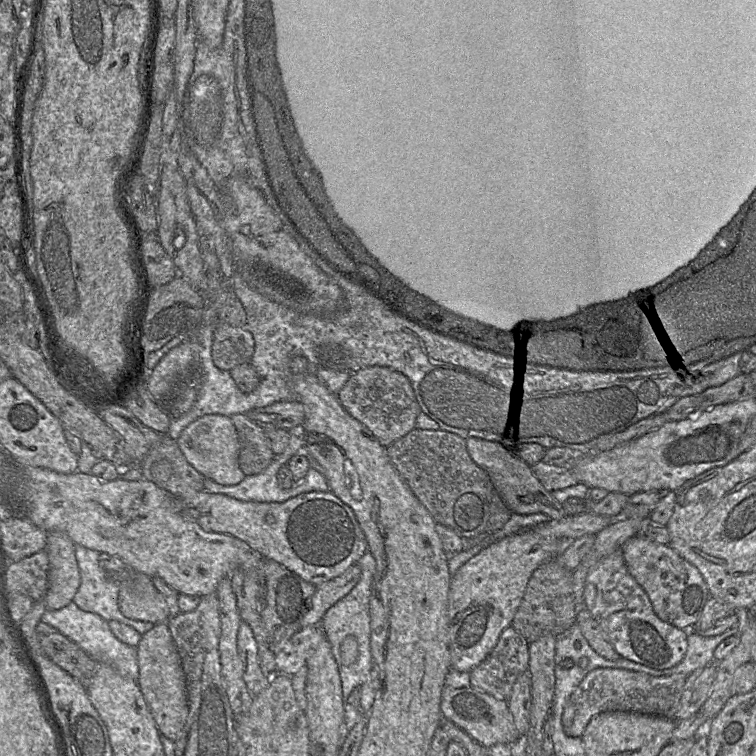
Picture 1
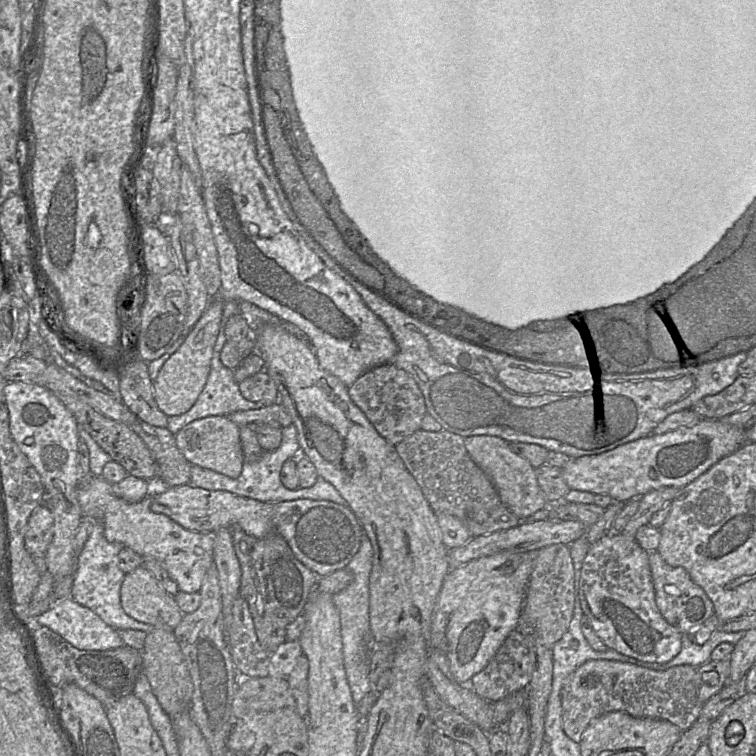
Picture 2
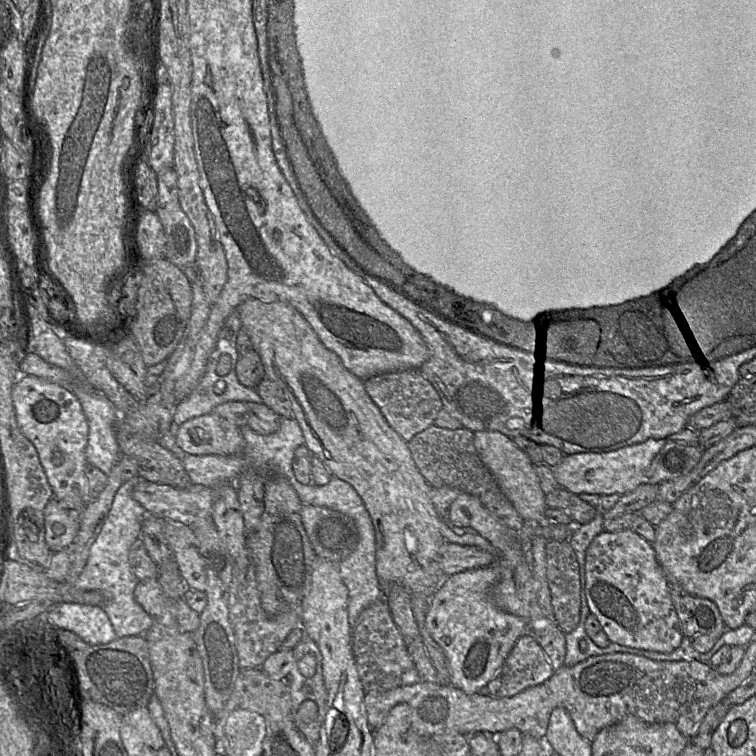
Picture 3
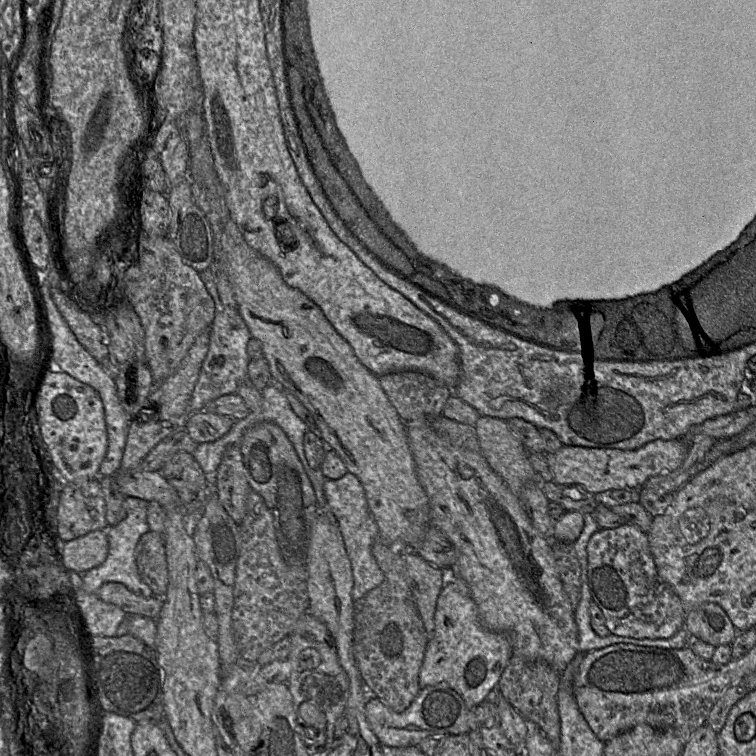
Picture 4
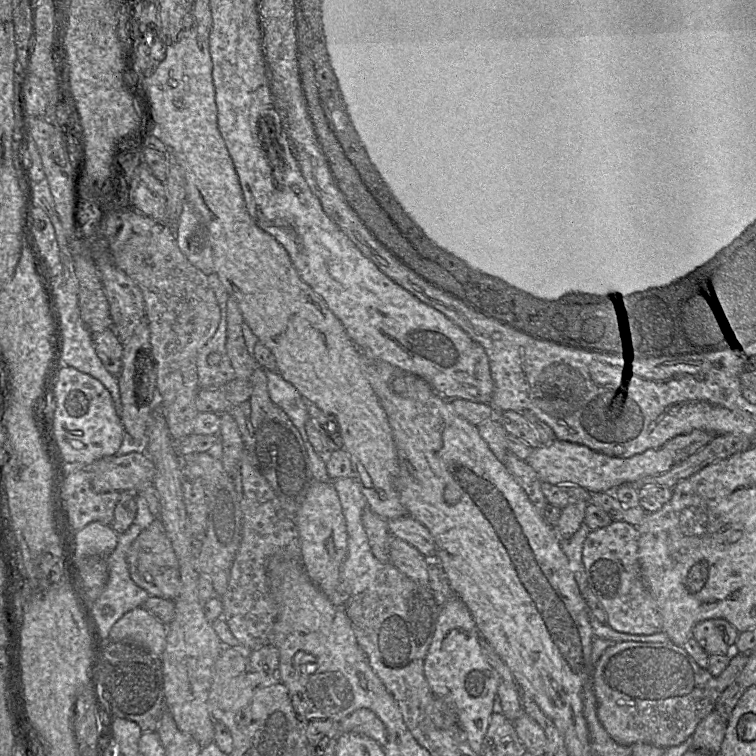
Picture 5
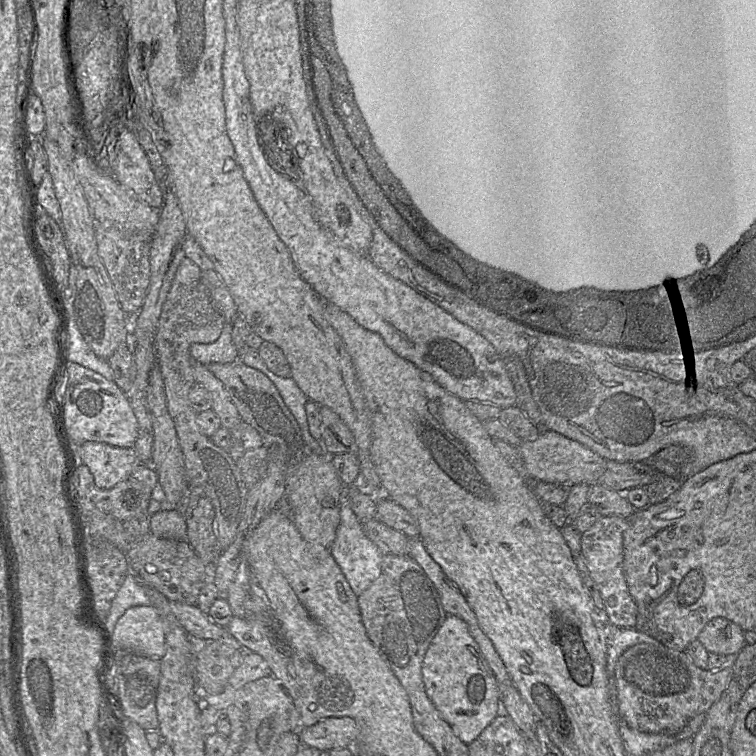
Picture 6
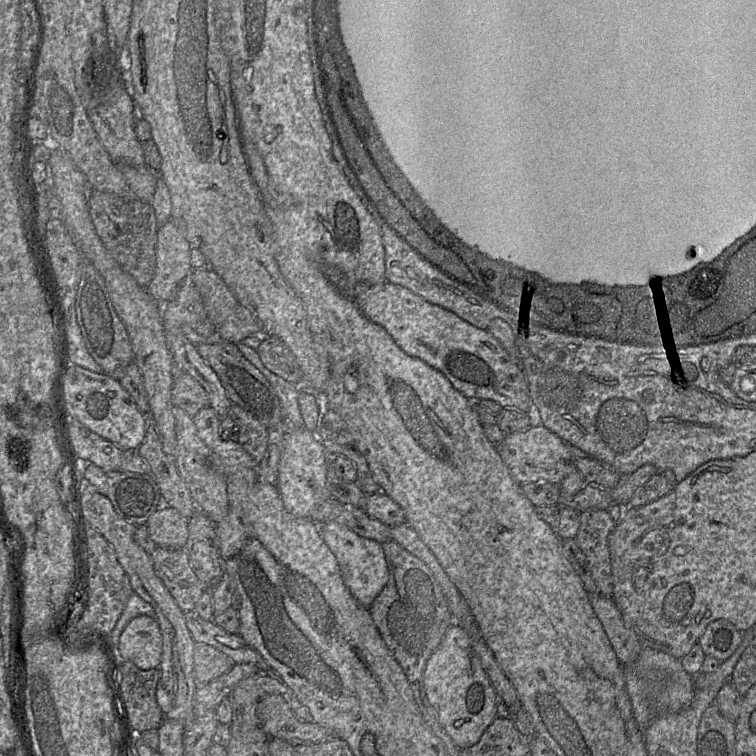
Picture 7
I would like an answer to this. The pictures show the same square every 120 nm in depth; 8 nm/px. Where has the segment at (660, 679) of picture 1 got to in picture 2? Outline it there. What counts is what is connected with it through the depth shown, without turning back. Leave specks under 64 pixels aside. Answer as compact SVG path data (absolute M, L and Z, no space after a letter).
M589 660L568 677L562 688L564 733L580 743L583 732L593 719L613 711L626 712L640 718L668 720L685 731L697 721L704 705L697 696L696 668L679 665L657 671L615 660Z

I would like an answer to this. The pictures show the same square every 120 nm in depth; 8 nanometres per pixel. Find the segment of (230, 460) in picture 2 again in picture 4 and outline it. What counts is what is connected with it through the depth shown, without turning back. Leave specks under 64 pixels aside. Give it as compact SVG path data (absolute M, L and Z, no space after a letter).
M200 410L189 415L185 428L195 442L202 444L223 437L234 422L235 420L228 416Z

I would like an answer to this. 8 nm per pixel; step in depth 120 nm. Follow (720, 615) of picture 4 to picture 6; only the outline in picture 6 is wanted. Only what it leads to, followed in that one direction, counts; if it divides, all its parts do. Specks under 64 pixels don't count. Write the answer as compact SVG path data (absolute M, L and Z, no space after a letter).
M716 617L707 622L697 640L708 652L726 656L737 655L746 644L744 630L724 617Z

